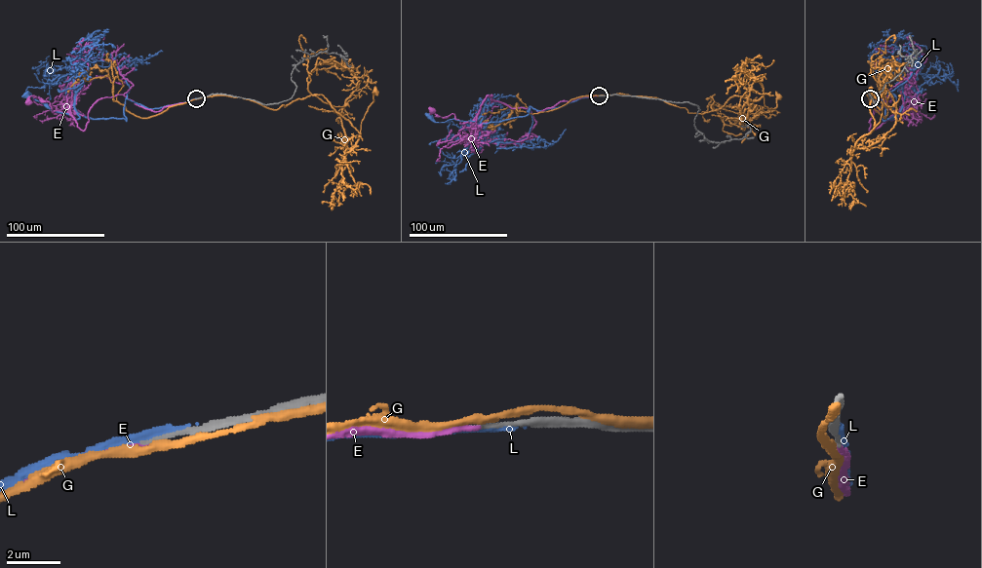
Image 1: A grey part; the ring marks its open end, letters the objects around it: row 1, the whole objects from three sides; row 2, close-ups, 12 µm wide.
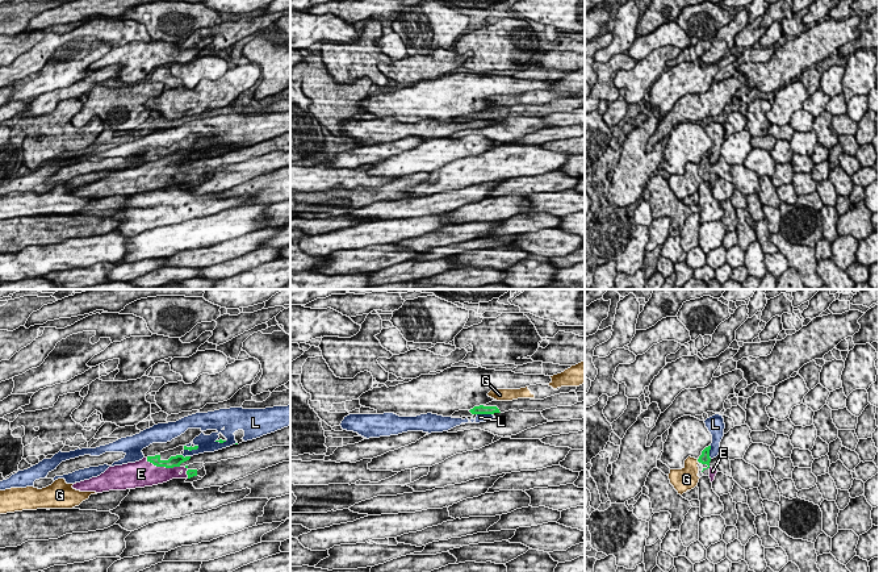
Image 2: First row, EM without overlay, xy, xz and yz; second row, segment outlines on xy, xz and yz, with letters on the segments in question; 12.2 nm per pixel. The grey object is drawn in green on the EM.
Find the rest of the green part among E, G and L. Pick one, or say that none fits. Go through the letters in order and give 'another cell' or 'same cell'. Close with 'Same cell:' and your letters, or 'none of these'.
E: same cell
G: another cell
L: another cell
Same cell: E

